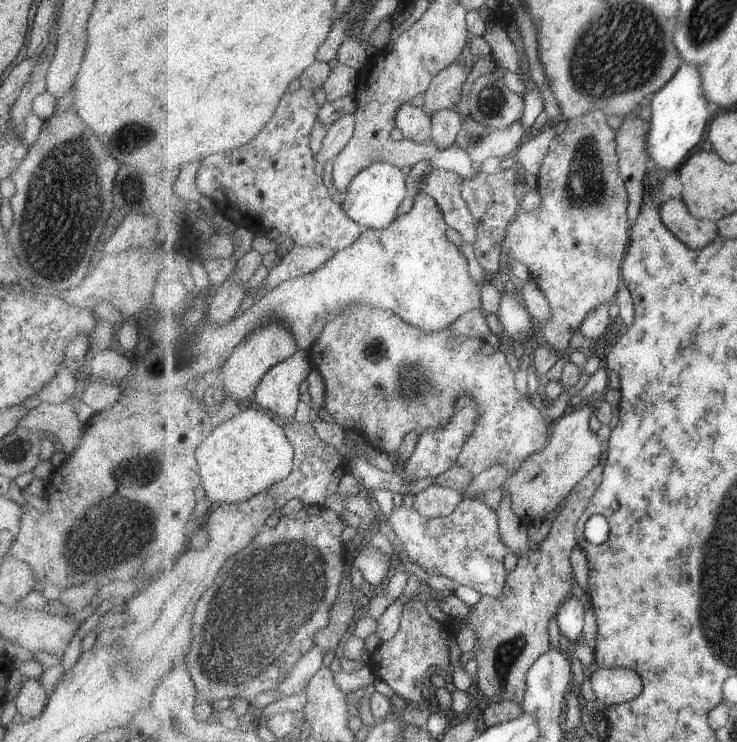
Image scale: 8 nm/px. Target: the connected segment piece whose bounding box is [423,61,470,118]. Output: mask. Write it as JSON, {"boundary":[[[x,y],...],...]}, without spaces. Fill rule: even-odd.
{"boundary":[[[453,61],[435,78],[425,94],[423,108],[430,114],[441,109],[457,111],[461,102],[463,84],[469,78],[470,69],[465,63]]]}

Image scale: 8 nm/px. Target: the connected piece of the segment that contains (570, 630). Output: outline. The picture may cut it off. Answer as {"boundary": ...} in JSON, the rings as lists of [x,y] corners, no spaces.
{"boundary":[[[573,596],[567,598],[558,612],[557,624],[561,640],[565,646],[574,645],[582,640],[583,624],[585,624],[585,606],[581,600]]]}

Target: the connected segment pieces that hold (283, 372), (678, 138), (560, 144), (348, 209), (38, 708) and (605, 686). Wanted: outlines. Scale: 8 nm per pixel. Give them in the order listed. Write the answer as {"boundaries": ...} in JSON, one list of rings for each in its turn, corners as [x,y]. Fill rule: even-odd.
{"boundaries":[[[[299,349],[263,375],[255,401],[261,409],[271,411],[279,418],[295,416],[305,380],[314,367],[310,353]]],[[[684,62],[674,78],[654,94],[650,106],[652,125],[646,145],[651,155],[651,171],[680,170],[681,161],[703,140],[709,118],[717,113],[706,95],[700,68]]],[[[602,110],[585,113],[567,121],[566,129],[551,141],[538,177],[541,202],[534,211],[519,210],[516,219],[508,226],[504,240],[505,249],[501,265],[519,261],[529,268],[539,288],[549,299],[552,317],[539,326],[540,340],[551,343],[556,351],[567,352],[573,333],[591,310],[605,303],[615,302],[620,291],[622,264],[632,239],[628,208],[630,196],[626,180],[621,178],[618,155],[617,132],[607,124],[607,115]]],[[[376,162],[354,178],[354,182],[343,195],[341,205],[345,214],[360,225],[368,229],[386,229],[398,217],[397,210],[407,196],[410,195],[403,170],[391,163]]],[[[23,677],[21,686],[13,701],[16,712],[22,716],[23,721],[28,721],[40,715],[46,699],[45,690],[37,679]]],[[[613,667],[610,669],[599,668],[596,674],[589,675],[591,684],[598,703],[605,703],[608,706],[626,703],[635,700],[643,692],[643,680],[637,672],[627,670],[623,667]]]]}

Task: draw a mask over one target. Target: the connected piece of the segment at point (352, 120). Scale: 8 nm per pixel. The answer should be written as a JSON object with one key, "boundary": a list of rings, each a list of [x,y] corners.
{"boundary":[[[354,113],[342,116],[336,123],[327,128],[323,138],[322,146],[315,155],[319,163],[334,160],[336,156],[346,147],[346,144],[353,138],[356,129],[356,116]]]}

